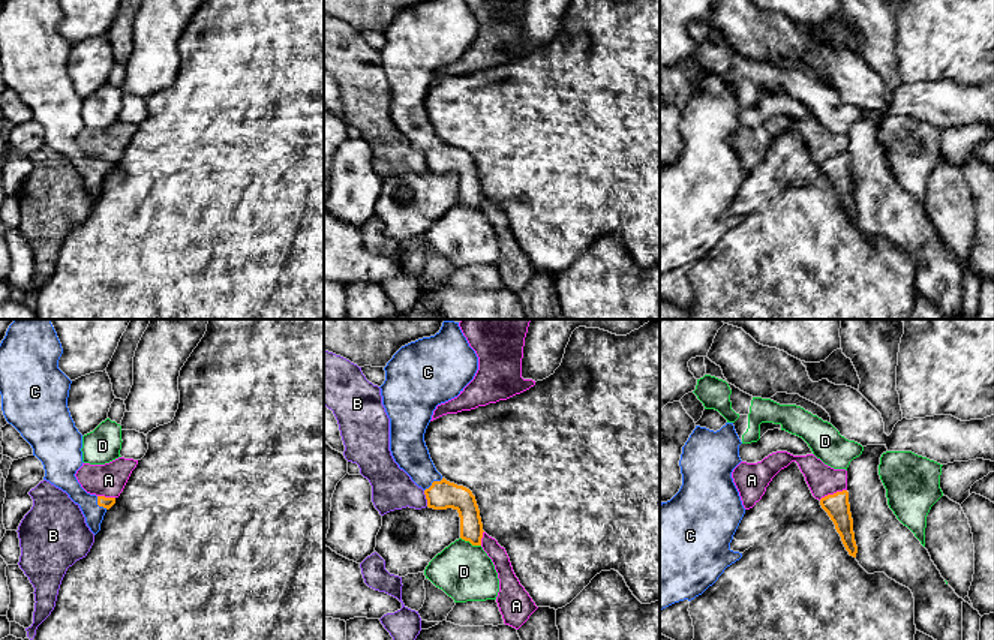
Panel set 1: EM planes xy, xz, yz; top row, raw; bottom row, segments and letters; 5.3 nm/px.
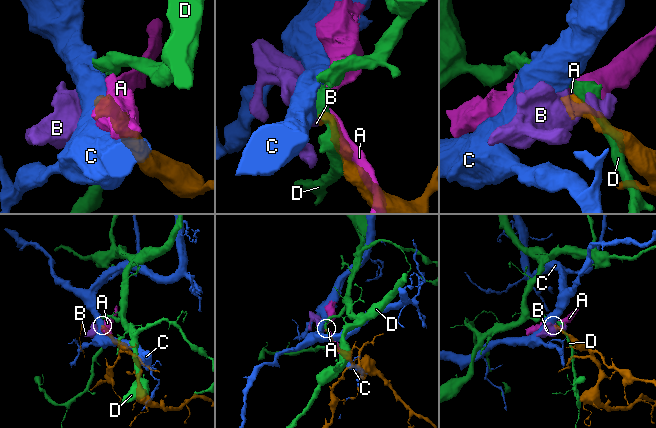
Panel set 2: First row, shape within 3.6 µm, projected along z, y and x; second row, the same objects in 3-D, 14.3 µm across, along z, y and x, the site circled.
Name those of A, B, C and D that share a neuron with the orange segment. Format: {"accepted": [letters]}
{"accepted": ["C"]}

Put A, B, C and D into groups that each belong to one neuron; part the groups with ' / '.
A B / C / D

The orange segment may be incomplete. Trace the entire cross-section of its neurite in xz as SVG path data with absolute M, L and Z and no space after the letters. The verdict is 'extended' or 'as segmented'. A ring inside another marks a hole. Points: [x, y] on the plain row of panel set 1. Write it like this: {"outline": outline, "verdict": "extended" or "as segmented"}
{"outline": "M430 0L402 10L384 31L385 45L379 51L382 69L390 82L390 115L394 126L424 154L427 171L453 172L460 181L460 202L481 210L483 187L472 156L447 145L435 132L424 106L426 93L438 69L457 61L474 43L478 21L465 0Z", "verdict": "extended"}

